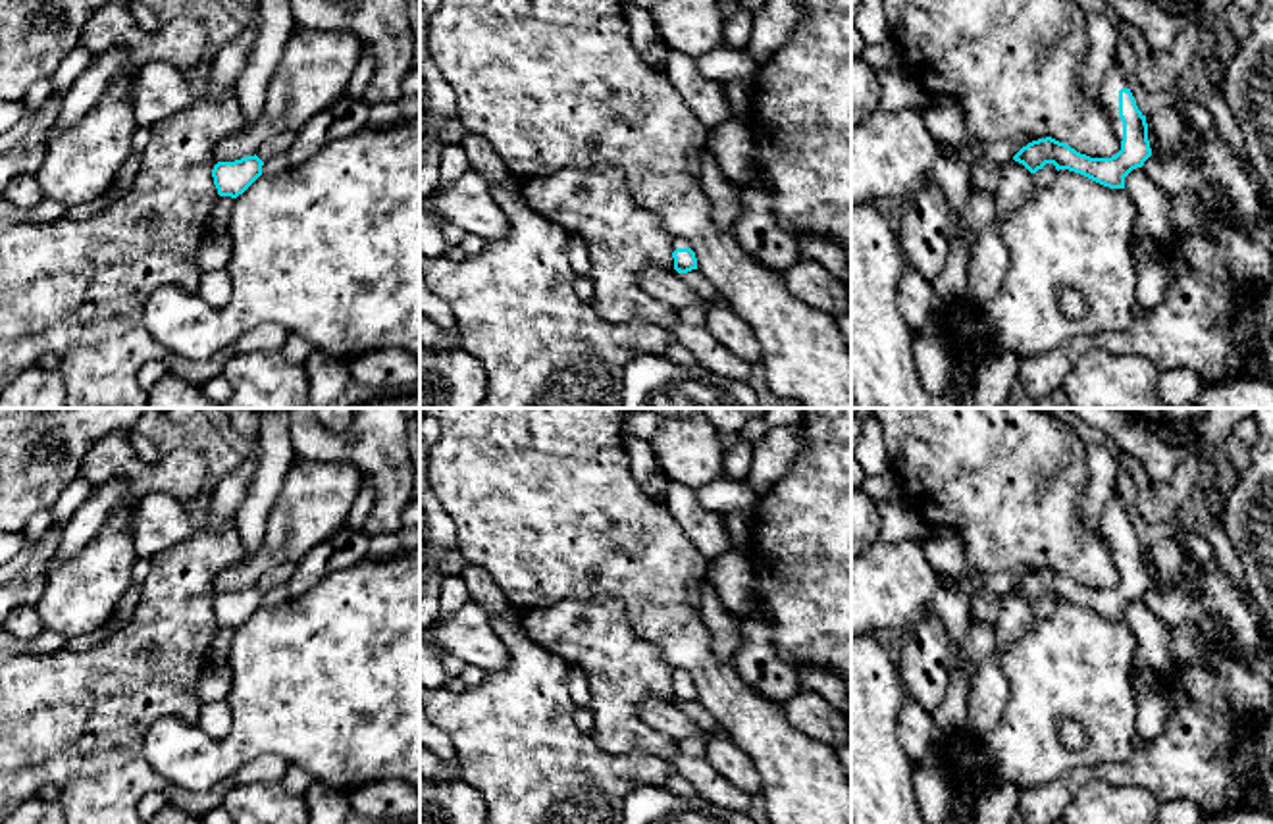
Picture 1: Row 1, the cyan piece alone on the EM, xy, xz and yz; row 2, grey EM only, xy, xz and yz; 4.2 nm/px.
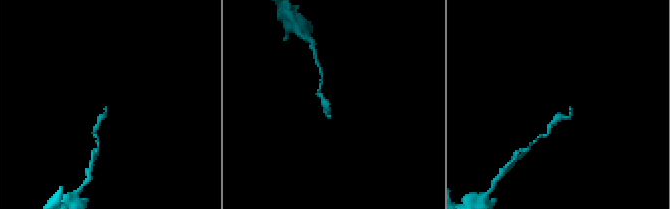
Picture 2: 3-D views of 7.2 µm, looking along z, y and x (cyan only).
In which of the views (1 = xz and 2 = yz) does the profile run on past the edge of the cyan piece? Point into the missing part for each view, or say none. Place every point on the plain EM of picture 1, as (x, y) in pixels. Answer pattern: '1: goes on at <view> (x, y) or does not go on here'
1: goes on at xz (676, 674)
2: goes on at yz (1114, 513)

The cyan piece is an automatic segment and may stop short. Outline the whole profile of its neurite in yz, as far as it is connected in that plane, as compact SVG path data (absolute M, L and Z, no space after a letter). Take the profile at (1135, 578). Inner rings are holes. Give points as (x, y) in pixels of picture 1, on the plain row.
M1117 489L1104 508L1100 529L1121 574L1121 581L1115 587L1090 589L1065 574L1046 568L1023 578L1013 591L1030 605L1036 605L1046 595L1053 595L1057 603L1069 601L1104 618L1125 620L1125 608L1144 597L1152 587L1152 579L1146 547L1138 541Z

